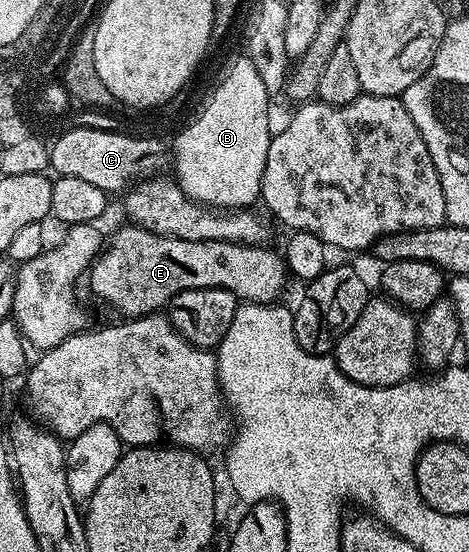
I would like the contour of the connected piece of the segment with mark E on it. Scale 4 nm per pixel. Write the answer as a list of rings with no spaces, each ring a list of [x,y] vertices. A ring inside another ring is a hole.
[[[126,224],[119,231],[116,232],[112,238],[106,239],[105,245],[102,250],[99,251],[98,258],[95,259],[91,264],[89,271],[89,279],[91,278],[91,290],[100,298],[103,302],[108,302],[115,310],[120,310],[120,315],[126,316],[127,318],[141,318],[145,314],[153,314],[162,311],[166,307],[167,303],[173,300],[173,296],[180,294],[182,290],[228,290],[233,292],[236,298],[243,302],[270,302],[274,303],[275,298],[283,290],[283,285],[289,282],[289,271],[287,263],[280,251],[267,250],[266,245],[261,246],[246,246],[245,244],[233,244],[232,242],[194,242],[193,240],[181,240],[180,238],[170,238],[169,236],[161,236],[160,234],[154,234],[149,232],[145,228],[134,224]]]

